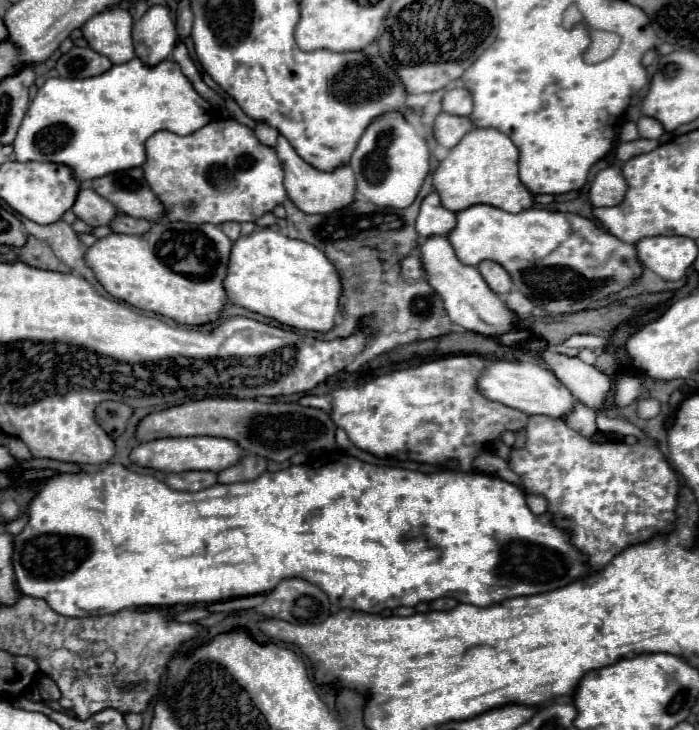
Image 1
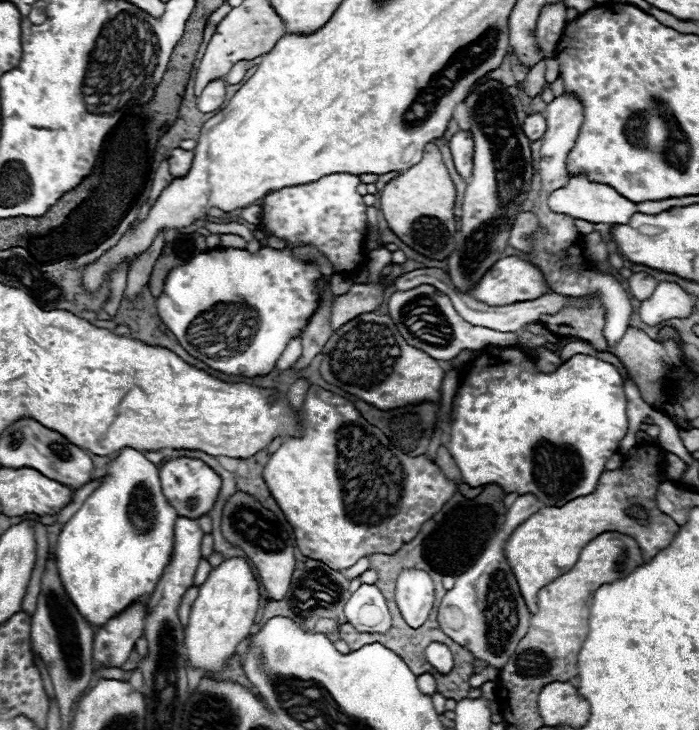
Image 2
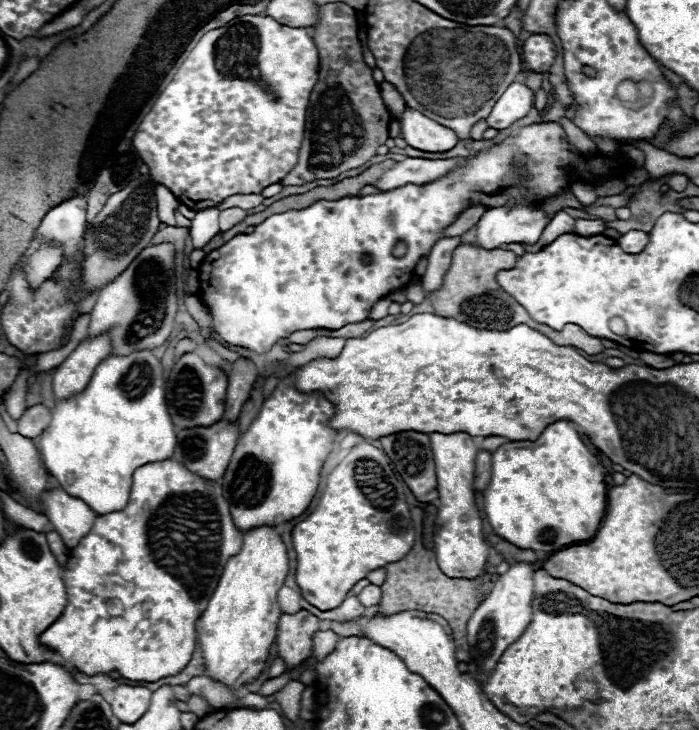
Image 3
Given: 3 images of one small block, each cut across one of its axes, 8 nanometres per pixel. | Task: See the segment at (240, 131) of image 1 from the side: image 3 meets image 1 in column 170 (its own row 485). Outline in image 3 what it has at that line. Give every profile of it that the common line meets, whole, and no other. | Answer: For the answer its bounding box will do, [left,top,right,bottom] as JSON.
[40,458,242,682]

